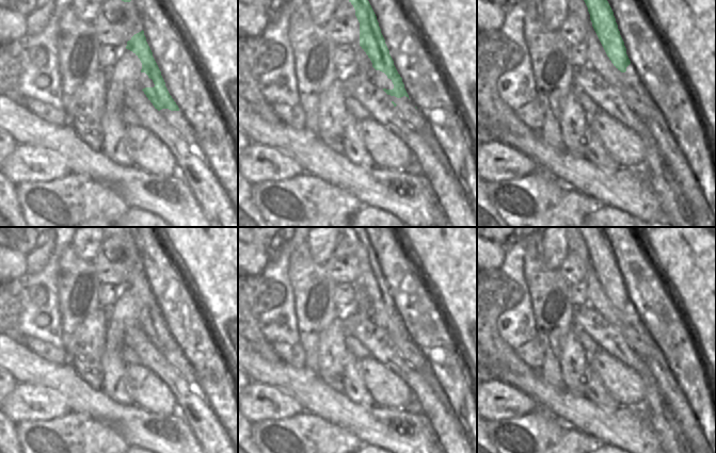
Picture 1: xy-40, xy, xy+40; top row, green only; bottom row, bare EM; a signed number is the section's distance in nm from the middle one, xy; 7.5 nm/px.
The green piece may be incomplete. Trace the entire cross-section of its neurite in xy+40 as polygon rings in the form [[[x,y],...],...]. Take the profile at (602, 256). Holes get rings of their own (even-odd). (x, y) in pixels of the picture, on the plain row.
[[[579,227],[588,246],[592,265],[614,305],[621,311],[626,310],[631,300],[620,274],[614,250],[602,227]]]

